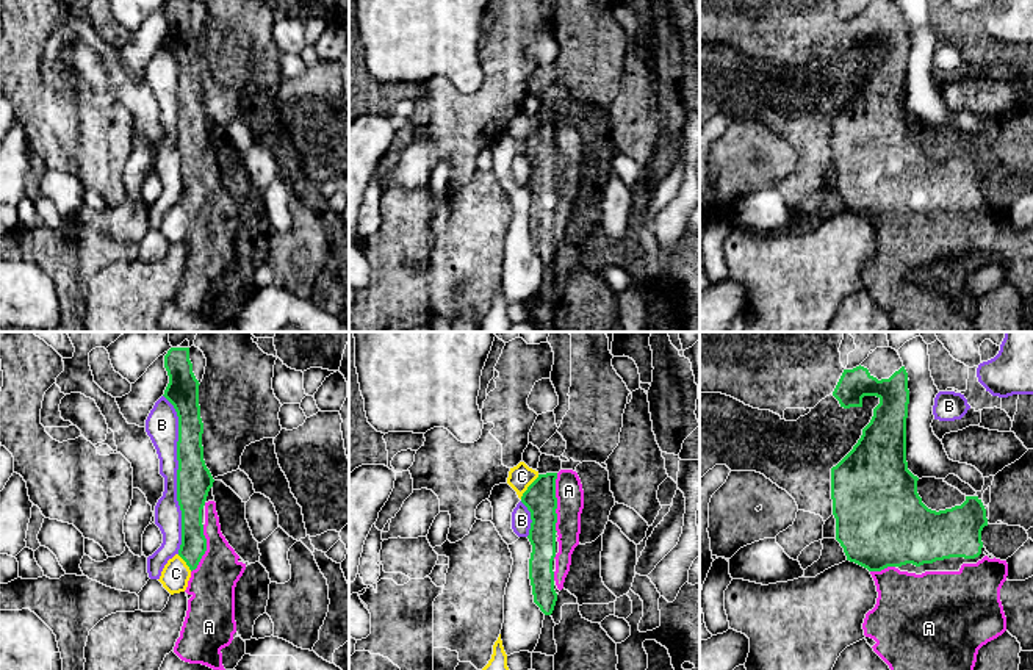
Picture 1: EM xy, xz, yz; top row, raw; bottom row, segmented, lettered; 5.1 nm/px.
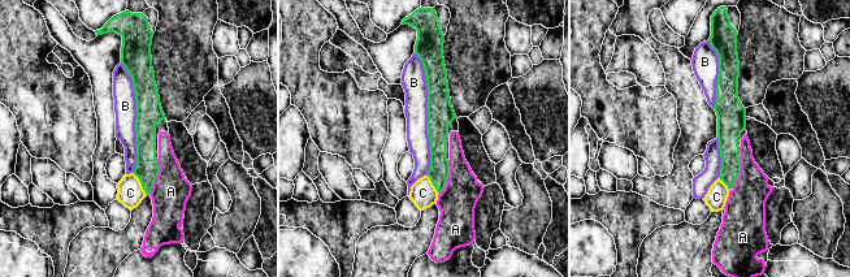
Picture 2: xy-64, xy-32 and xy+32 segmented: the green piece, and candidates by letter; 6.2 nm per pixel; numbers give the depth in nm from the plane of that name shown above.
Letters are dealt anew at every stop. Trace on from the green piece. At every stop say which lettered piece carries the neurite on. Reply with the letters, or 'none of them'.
A

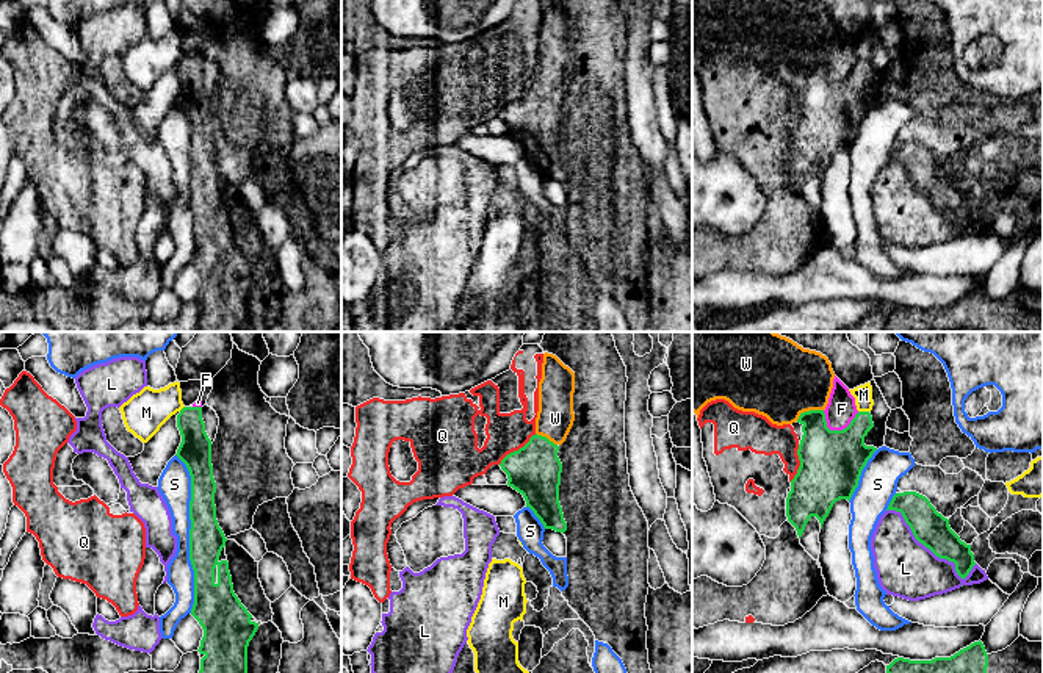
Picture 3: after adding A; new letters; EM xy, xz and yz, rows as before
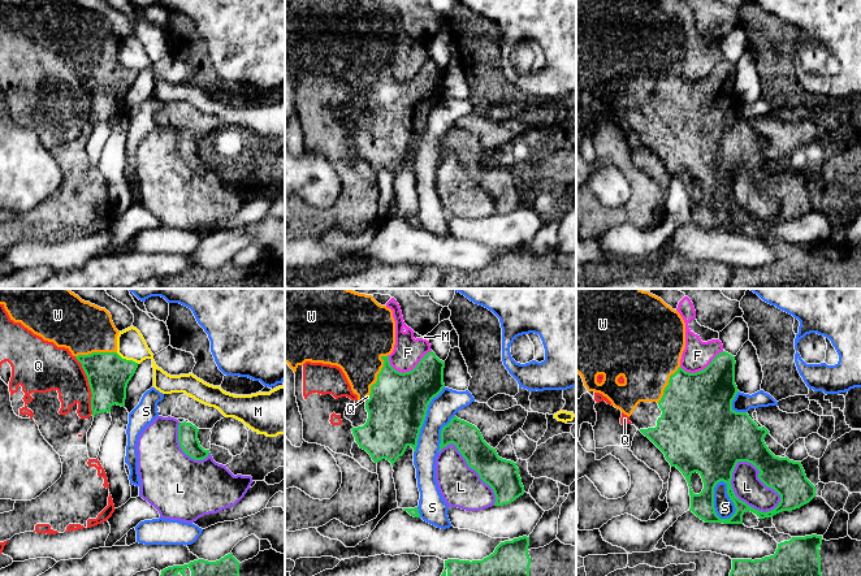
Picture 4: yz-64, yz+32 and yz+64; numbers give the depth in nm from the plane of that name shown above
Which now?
W

